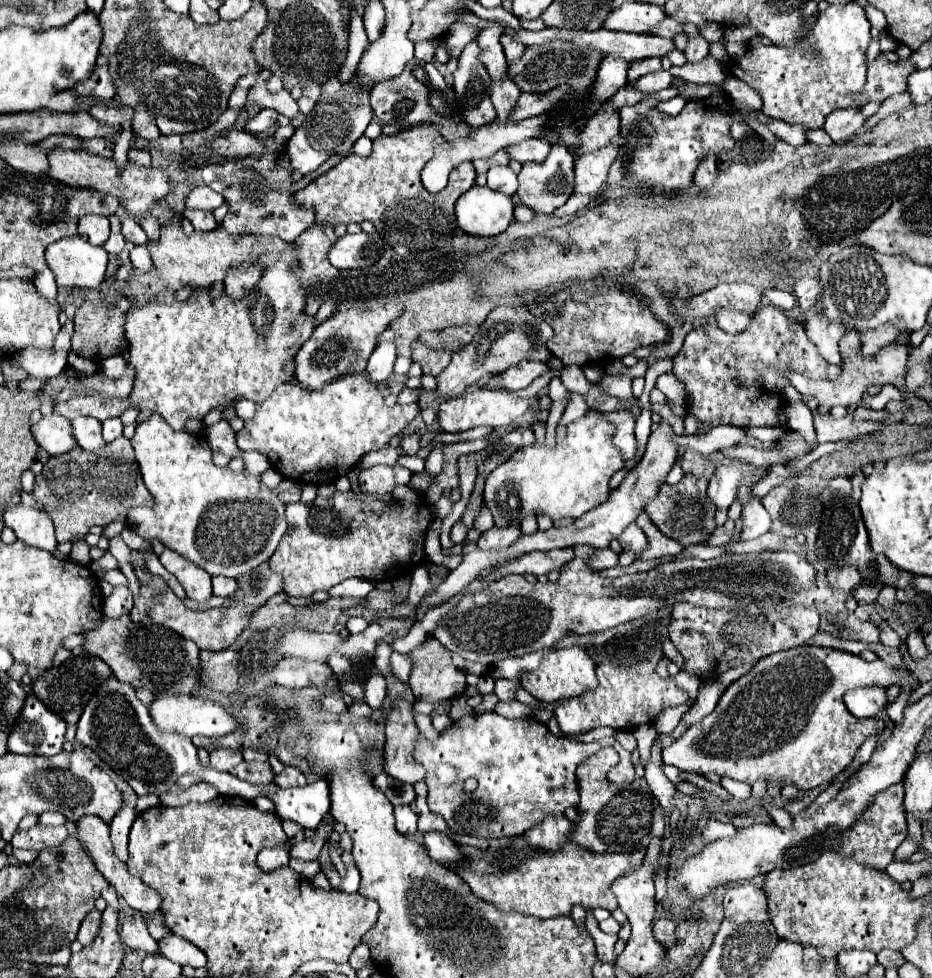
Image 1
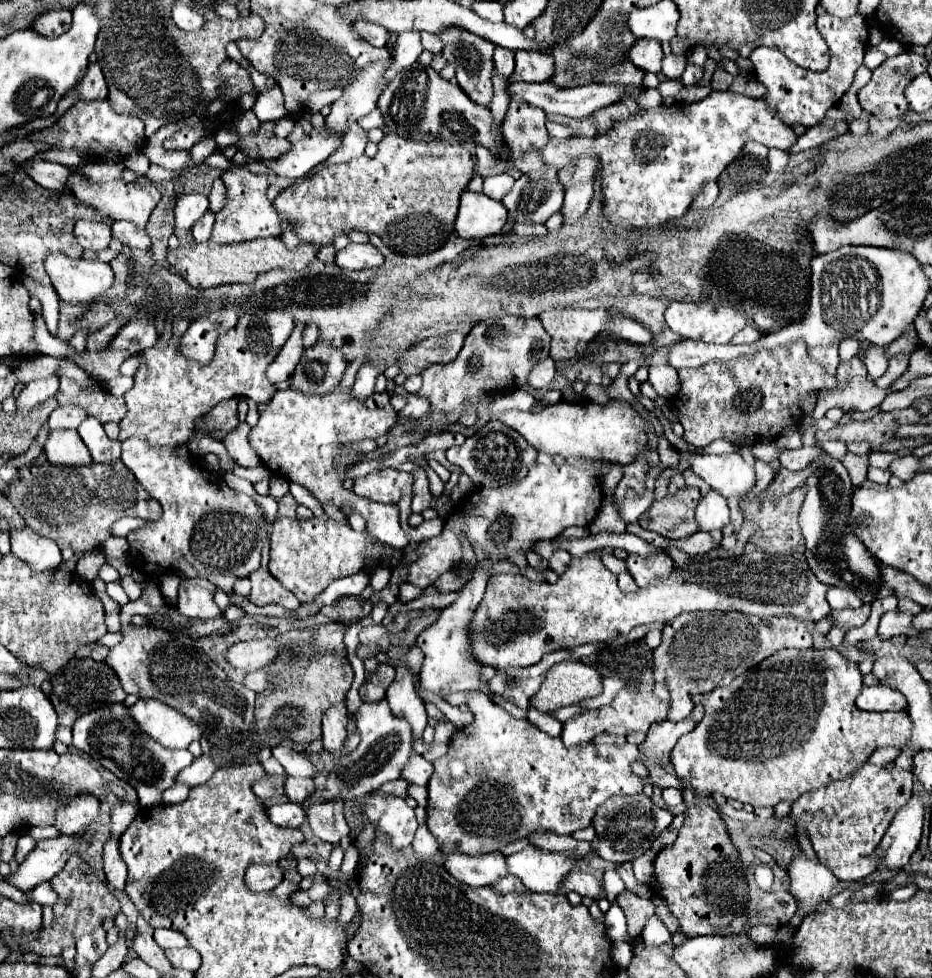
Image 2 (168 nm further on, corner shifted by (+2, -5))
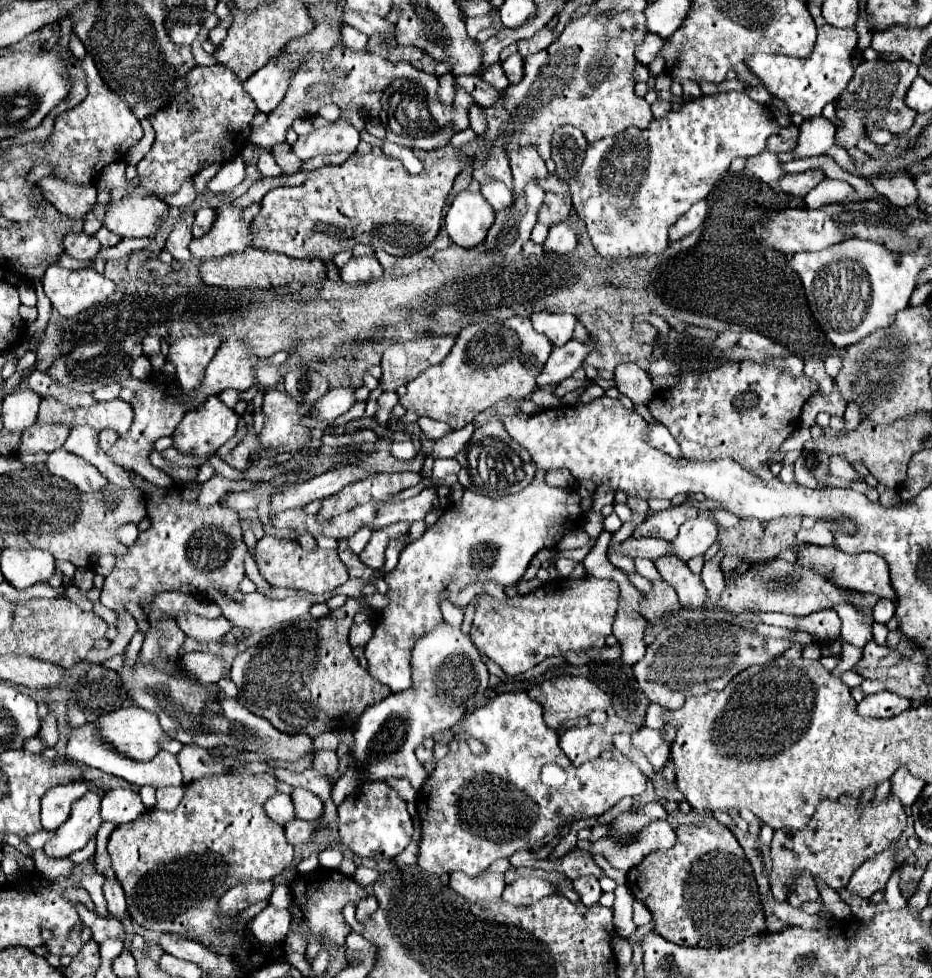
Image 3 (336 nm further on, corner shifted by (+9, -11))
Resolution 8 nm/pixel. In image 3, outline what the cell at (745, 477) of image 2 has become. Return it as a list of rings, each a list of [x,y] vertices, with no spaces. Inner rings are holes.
[[[658,421],[648,423],[646,443],[648,443],[650,447],[656,447],[656,449],[660,449],[660,451],[664,451],[664,453],[676,457],[676,459],[680,457],[680,447],[678,447],[676,439],[674,439],[674,437],[670,435],[670,431],[668,431],[662,423],[658,423]]]

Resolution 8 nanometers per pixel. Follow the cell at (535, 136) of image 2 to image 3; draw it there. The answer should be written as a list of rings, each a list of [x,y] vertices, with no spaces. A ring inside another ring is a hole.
[[[534,147],[510,151],[508,157],[510,157],[510,167],[512,167],[512,179],[514,179],[514,195],[520,195],[528,183],[548,177],[544,159],[540,159]]]

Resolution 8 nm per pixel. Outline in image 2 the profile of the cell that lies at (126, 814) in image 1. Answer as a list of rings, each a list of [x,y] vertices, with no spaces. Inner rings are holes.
[[[109,839],[105,843],[105,847],[103,847],[103,871],[105,871],[107,883],[113,889],[117,889],[117,891],[125,889],[127,865],[119,853],[119,839]]]

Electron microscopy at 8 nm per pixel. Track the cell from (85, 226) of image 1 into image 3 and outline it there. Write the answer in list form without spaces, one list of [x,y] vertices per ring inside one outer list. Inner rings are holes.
[[[72,233],[64,237],[64,251],[74,259],[88,261],[96,257],[96,253],[100,251],[100,243],[86,233]]]

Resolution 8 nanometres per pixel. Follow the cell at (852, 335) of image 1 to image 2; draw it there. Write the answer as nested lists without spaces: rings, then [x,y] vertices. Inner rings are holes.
[[[857,356],[852,357],[848,361],[843,361],[837,369],[837,379],[839,379],[839,387],[843,387],[851,377],[867,376],[867,369],[862,360]]]

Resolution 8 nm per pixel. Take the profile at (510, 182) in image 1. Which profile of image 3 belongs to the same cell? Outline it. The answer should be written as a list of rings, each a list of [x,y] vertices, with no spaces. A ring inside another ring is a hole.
[[[490,181],[482,185],[482,195],[484,199],[492,205],[494,213],[510,209],[510,203],[514,203],[512,191],[502,183],[502,181]]]

